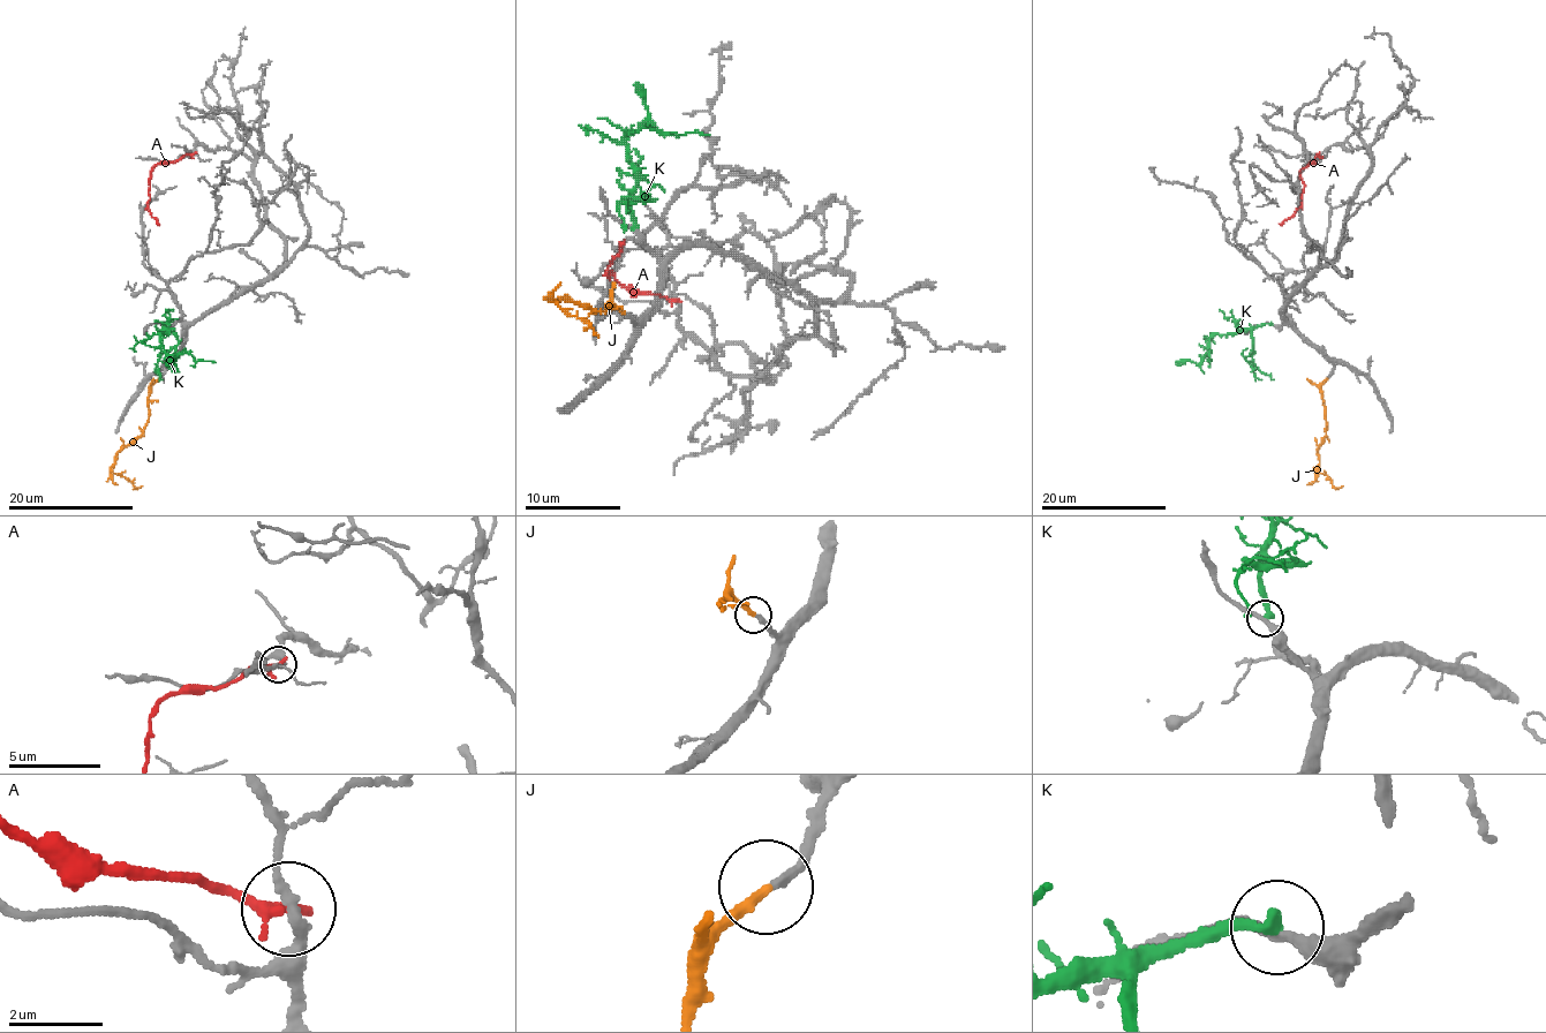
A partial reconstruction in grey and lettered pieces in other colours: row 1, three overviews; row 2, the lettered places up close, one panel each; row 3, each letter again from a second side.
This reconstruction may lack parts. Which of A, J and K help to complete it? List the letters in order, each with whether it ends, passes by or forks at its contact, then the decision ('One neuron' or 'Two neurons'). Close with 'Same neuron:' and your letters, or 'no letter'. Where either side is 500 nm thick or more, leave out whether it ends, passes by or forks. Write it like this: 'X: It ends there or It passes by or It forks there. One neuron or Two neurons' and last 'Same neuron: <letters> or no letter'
A: It ends there. Two neurons
J: It ends there. One neuron
K: It ends there. Two neurons
Same neuron: J

